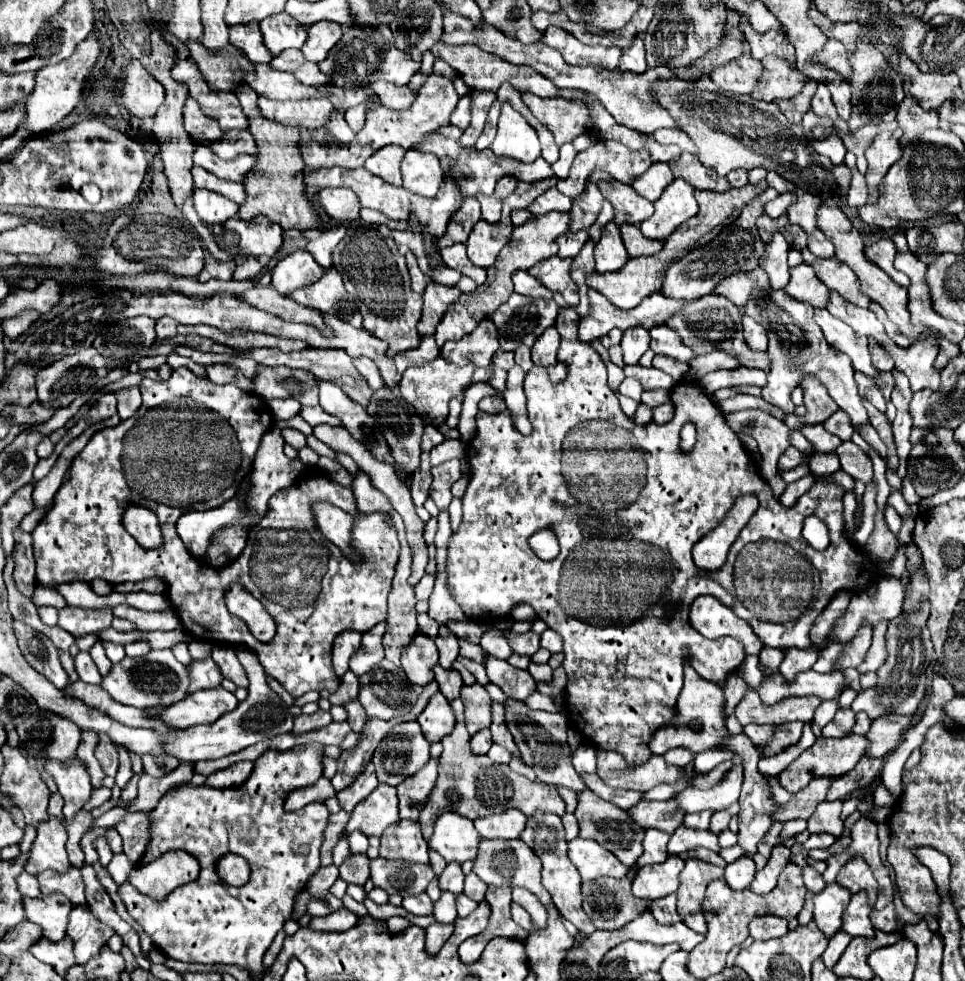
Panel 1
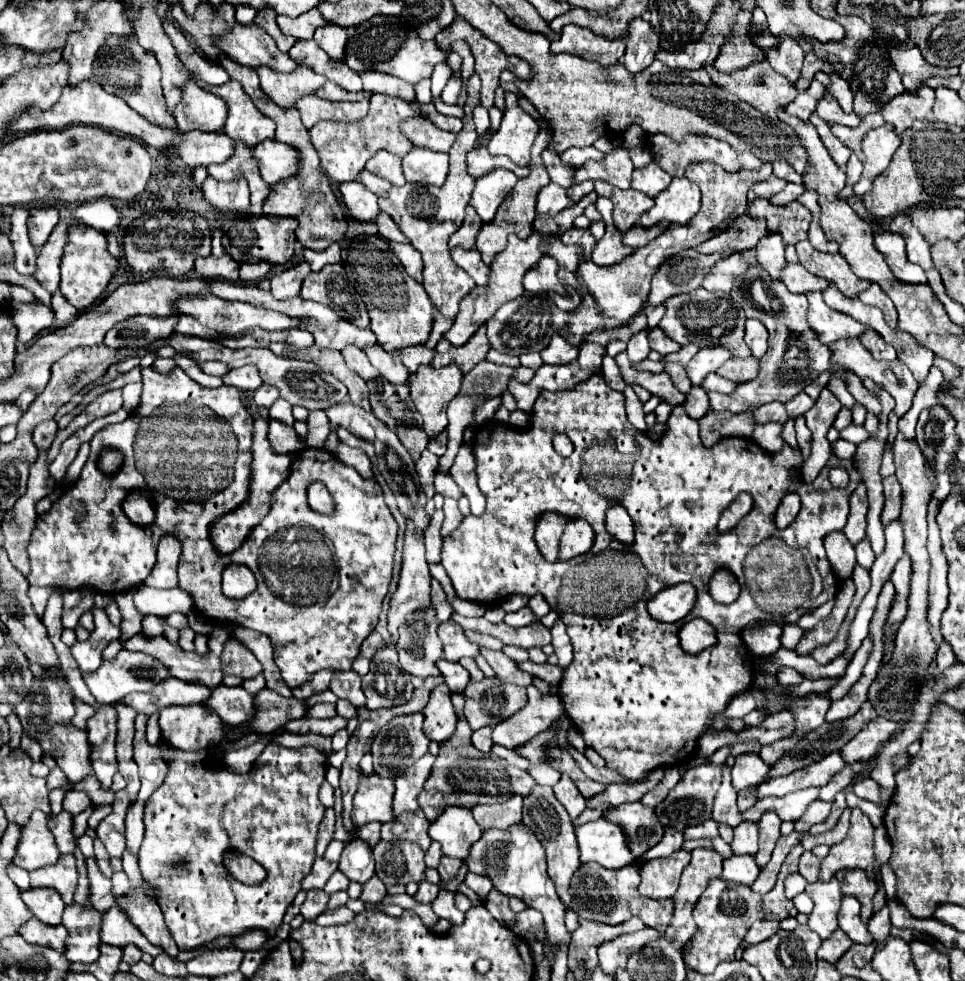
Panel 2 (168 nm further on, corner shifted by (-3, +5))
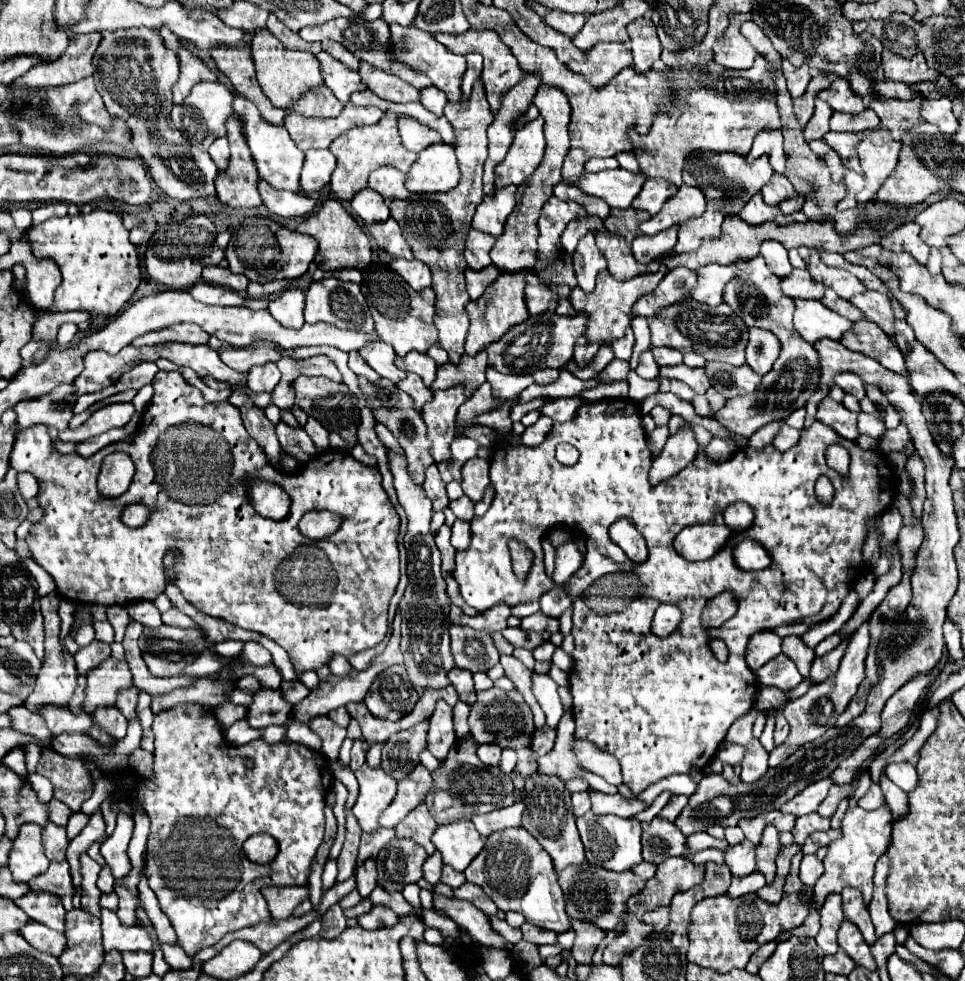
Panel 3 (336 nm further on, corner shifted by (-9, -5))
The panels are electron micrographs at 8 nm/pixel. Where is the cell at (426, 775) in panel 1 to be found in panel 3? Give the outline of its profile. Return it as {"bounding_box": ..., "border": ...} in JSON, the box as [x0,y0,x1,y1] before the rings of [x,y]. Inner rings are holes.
{"bounding_box":[378,764,432,828],"border":[[[418,764],[408,776],[398,780],[398,792],[390,806],[380,814],[378,822],[384,828],[394,828],[410,810],[414,810],[432,788],[432,774]]]}

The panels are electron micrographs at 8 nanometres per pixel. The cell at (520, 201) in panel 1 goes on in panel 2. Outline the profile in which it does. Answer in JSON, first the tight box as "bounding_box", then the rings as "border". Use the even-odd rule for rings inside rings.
{"bounding_box":[476,128,550,264],"border":[[[540,128],[540,134],[538,134],[536,142],[534,142],[534,160],[532,160],[532,166],[534,166],[534,168],[532,168],[530,176],[520,178],[520,180],[516,182],[518,190],[512,190],[512,196],[508,196],[508,198],[502,202],[502,208],[498,208],[494,220],[488,222],[488,224],[482,224],[482,228],[480,228],[478,236],[476,236],[476,250],[482,254],[482,260],[484,260],[486,264],[490,264],[492,258],[494,258],[498,252],[502,252],[502,248],[506,248],[506,238],[508,238],[510,234],[516,234],[516,236],[526,238],[528,232],[532,232],[532,220],[534,220],[534,216],[536,216],[536,196],[538,196],[538,192],[540,192],[546,184],[550,184],[550,176],[548,176],[542,160],[538,160],[538,156],[540,156],[544,150],[546,150],[546,128]]]}

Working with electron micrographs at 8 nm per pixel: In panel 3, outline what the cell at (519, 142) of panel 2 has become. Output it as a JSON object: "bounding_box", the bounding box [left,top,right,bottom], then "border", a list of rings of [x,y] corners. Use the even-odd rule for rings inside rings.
{"bounding_box":[496,118,546,188],"border":[[[536,118],[536,120],[528,122],[524,128],[516,130],[514,144],[510,146],[506,160],[496,168],[496,188],[504,188],[504,186],[510,186],[510,184],[520,186],[536,170],[536,166],[540,164],[540,160],[544,156],[544,148],[546,148],[542,126],[544,126],[544,120]]]}

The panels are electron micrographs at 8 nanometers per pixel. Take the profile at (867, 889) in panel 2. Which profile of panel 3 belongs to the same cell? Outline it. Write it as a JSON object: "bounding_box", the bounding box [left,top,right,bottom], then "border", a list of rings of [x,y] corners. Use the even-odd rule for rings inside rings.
{"bounding_box":[842,888,876,946],"border":[[[844,888],[844,892],[842,892],[842,910],[844,910],[846,920],[850,920],[852,924],[858,926],[858,930],[864,936],[864,942],[872,946],[876,942],[874,926],[872,926],[870,914],[868,914],[868,906],[864,906],[858,890]]]}

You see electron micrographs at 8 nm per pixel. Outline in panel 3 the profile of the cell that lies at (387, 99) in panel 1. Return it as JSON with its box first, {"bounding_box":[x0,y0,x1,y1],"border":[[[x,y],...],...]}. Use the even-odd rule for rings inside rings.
{"bounding_box":[360,62,420,104],"border":[[[366,62],[360,64],[360,76],[362,76],[362,82],[382,100],[402,102],[402,104],[420,100],[420,92],[414,86],[408,86],[400,78],[384,74],[382,70],[378,70]]]}

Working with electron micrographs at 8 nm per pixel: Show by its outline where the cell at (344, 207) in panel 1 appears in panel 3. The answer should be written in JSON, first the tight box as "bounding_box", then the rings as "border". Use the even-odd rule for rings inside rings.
{"bounding_box":[352,188,390,224],"border":[[[370,188],[360,190],[360,194],[352,198],[352,208],[358,214],[358,218],[364,220],[366,224],[384,222],[390,218],[390,208],[386,200],[376,190],[370,190]]]}

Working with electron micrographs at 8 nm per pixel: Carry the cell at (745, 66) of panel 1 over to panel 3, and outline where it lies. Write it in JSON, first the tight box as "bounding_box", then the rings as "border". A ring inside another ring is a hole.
{"bounding_box":[714,14,756,70],"border":[[[734,14],[730,18],[728,28],[714,44],[714,60],[724,68],[744,70],[752,68],[756,60],[756,50],[748,44],[748,40],[740,34],[740,24],[750,20],[750,14]]]}

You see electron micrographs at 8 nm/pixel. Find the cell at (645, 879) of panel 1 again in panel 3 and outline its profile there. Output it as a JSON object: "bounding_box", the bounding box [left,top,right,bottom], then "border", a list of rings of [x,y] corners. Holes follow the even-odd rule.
{"bounding_box":[636,858,704,910],"border":[[[668,858],[658,864],[658,872],[646,882],[644,890],[636,896],[638,904],[646,910],[670,906],[672,896],[700,884],[704,878],[704,866],[692,864],[688,858]]]}

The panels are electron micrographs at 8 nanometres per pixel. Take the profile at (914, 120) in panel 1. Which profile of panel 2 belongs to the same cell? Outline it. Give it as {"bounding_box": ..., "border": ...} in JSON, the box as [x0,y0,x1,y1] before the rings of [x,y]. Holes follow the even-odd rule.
{"bounding_box":[882,86,934,132],"border":[[[922,86],[916,94],[902,92],[894,96],[884,108],[882,116],[888,124],[892,124],[898,132],[908,128],[912,120],[924,120],[930,118],[934,106],[934,90],[928,86]]]}

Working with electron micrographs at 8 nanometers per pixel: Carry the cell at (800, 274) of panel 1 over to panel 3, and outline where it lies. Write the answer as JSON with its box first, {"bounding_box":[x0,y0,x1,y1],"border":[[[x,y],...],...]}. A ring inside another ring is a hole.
{"bounding_box":[780,270,826,300],"border":[[[792,270],[786,278],[782,278],[782,284],[780,284],[782,292],[788,294],[790,298],[804,298],[804,300],[818,300],[822,298],[826,286],[820,284],[820,282],[814,282],[808,274],[808,270]]]}

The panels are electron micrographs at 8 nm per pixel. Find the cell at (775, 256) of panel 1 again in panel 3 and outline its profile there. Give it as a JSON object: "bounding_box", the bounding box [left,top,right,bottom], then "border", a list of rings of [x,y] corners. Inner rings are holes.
{"bounding_box":[760,240,792,278],"border":[[[766,240],[762,246],[760,246],[760,254],[764,256],[768,268],[778,276],[778,278],[784,278],[792,272],[792,266],[788,262],[788,250],[776,242],[776,240]]]}

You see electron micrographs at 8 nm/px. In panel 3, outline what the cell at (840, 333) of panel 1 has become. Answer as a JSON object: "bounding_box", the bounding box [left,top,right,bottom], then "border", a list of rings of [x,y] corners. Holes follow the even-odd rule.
{"bounding_box":[794,300,852,344],"border":[[[794,300],[794,304],[794,328],[810,344],[820,338],[838,340],[840,334],[852,326],[850,320],[828,310],[818,300]]]}

